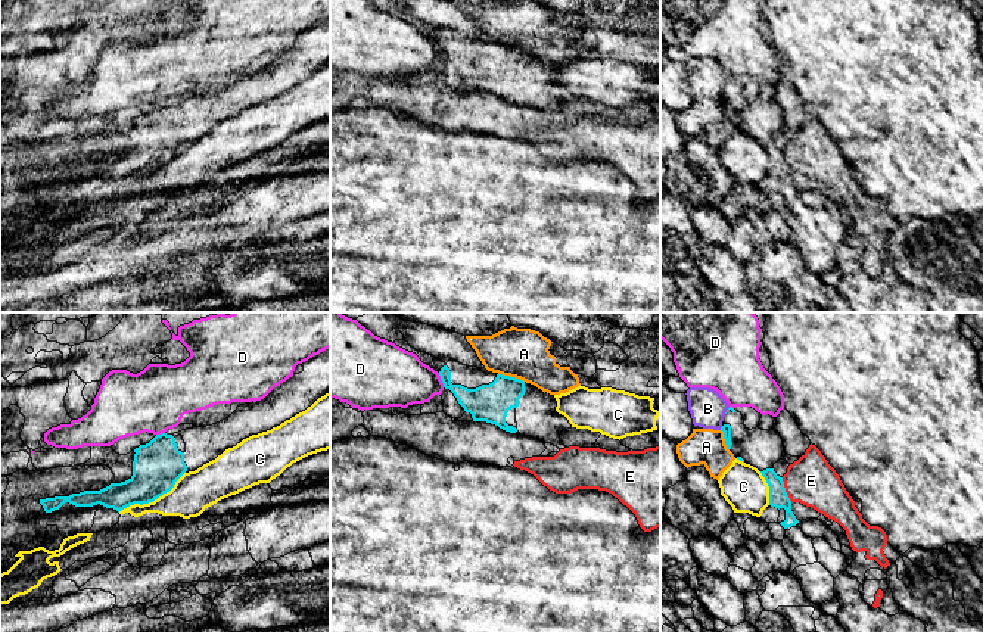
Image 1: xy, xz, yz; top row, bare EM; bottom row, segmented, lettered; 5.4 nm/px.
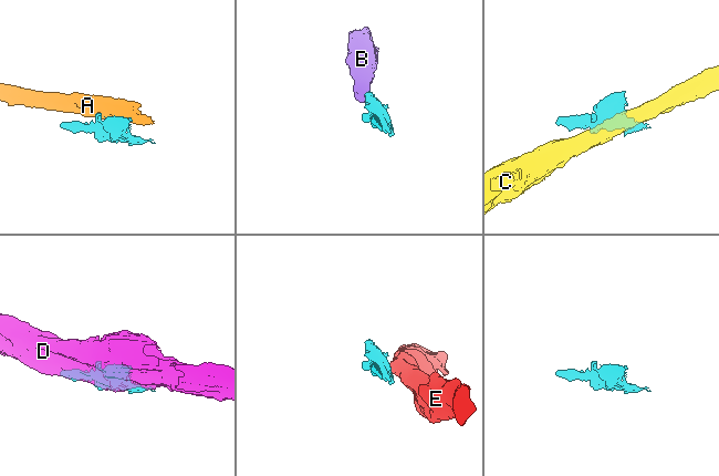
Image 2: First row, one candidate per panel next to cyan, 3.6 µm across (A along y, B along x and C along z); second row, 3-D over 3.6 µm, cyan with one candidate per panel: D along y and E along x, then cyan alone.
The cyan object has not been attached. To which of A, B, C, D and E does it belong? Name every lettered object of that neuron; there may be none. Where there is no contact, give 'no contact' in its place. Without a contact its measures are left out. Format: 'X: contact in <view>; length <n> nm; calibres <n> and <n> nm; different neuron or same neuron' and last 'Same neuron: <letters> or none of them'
A: contact in xz; length 150 nm; calibres 200 and 280 nm; different neuron
B: contact in yz; length 30 nm; calibres 50 and 200 nm; different neuron
C: contact in xy; length 420 nm; calibres 260 and 220 nm; different neuron
D: contact in xz; length 90 nm; calibres 160 and 320 nm; different neuron
E: contact in yz; length 150 nm; calibres 110 and 280 nm; different neuron
Same neuron: none of them

